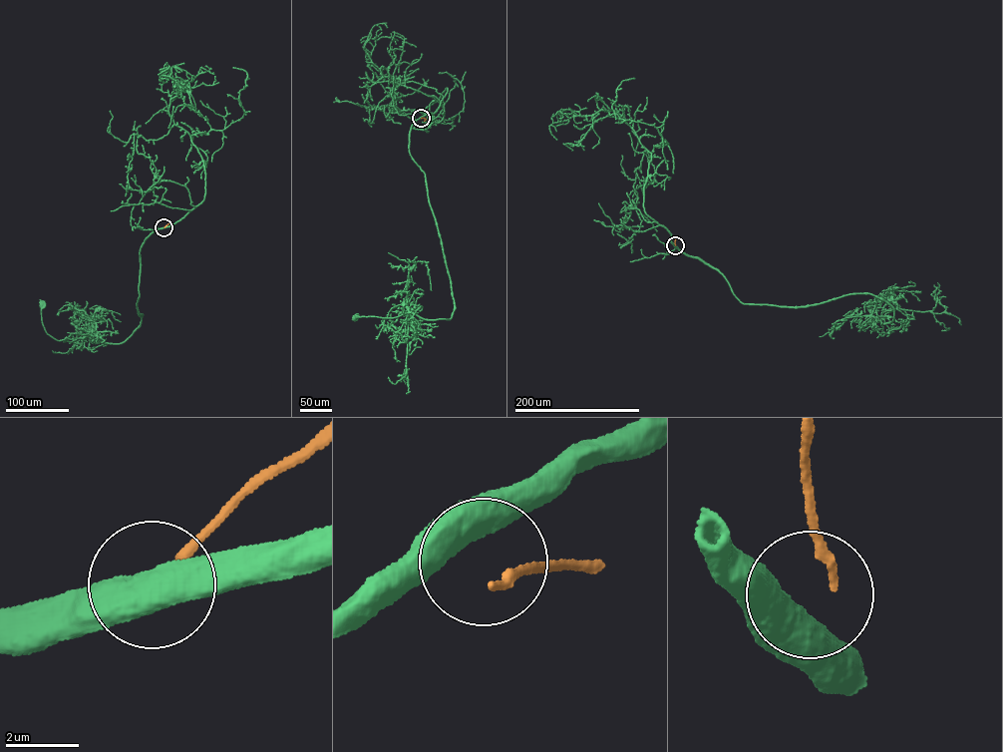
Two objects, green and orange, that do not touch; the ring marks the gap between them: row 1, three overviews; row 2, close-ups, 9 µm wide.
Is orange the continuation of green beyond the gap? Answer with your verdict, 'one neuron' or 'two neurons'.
two neurons

